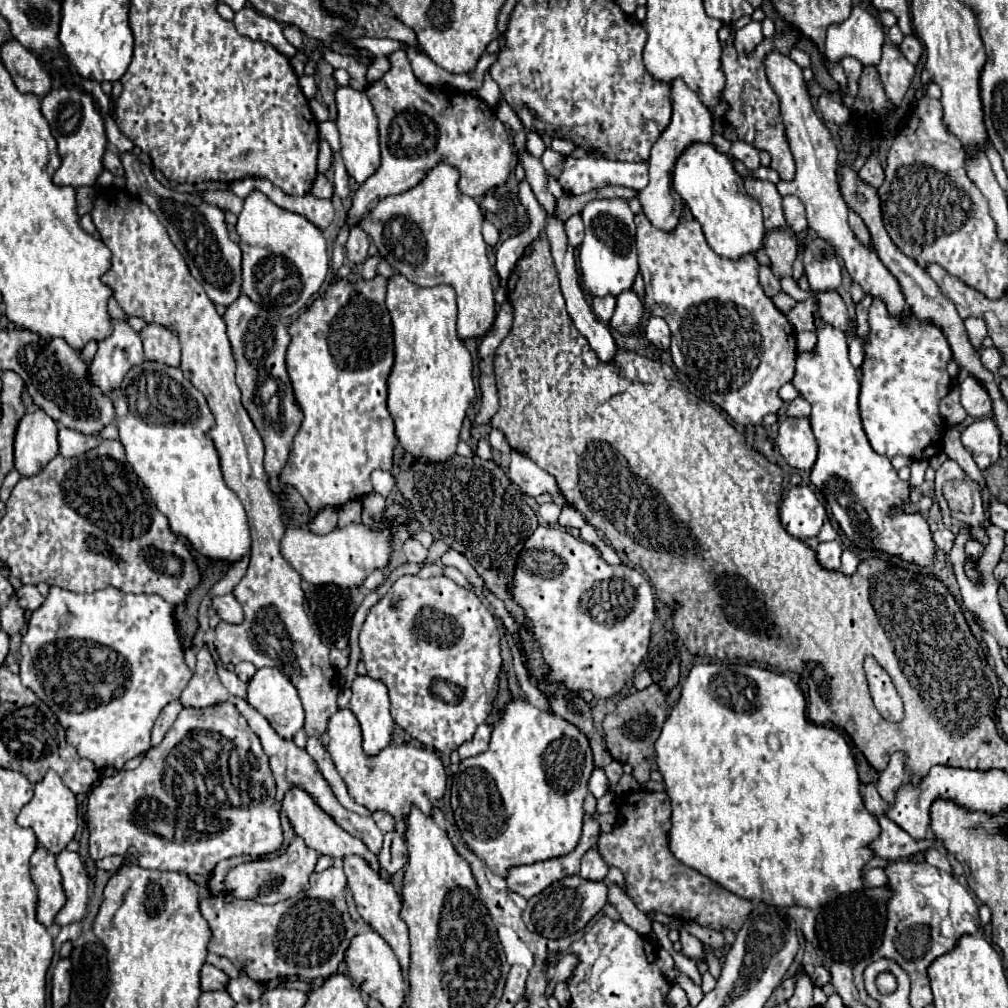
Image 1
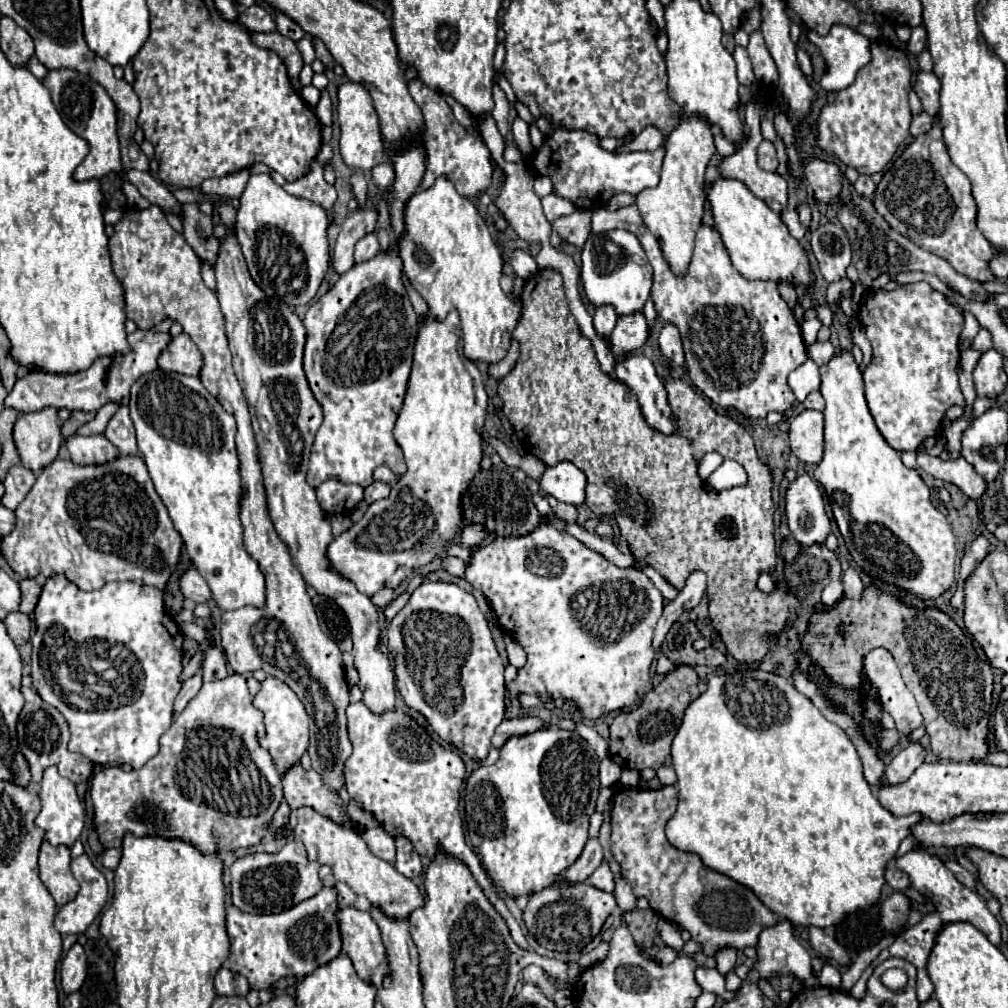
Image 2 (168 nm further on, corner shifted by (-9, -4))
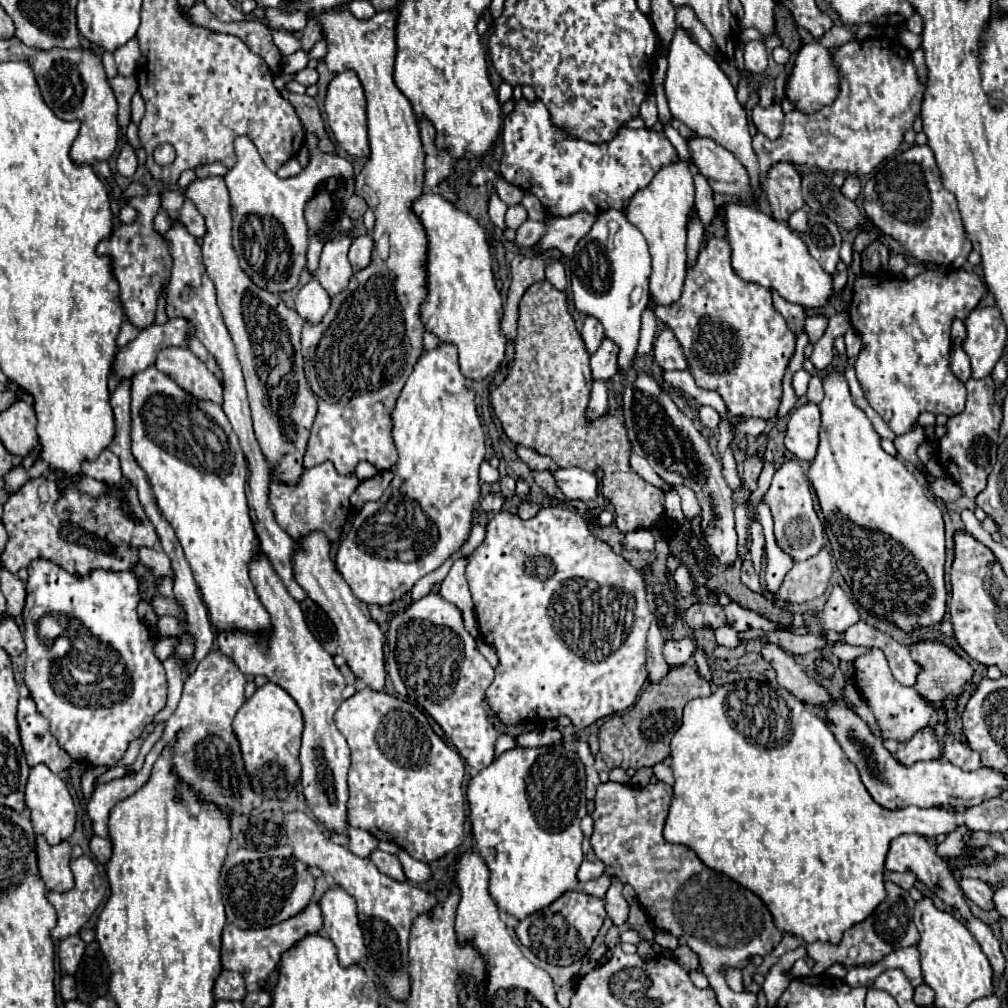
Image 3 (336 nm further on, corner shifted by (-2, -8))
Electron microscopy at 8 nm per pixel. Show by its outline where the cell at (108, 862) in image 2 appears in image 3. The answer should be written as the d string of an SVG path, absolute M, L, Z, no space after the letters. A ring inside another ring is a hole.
M93 836L93 838L91 838L91 852L95 854L95 858L97 858L101 864L107 864L109 858L111 858L111 840L109 840L109 838Z

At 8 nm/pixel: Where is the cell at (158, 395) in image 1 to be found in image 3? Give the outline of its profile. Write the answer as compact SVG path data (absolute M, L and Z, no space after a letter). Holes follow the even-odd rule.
M149 366L133 378L131 418L133 456L137 464L145 470L157 504L183 546L185 558L191 564L201 598L207 606L211 624L217 632L239 630L249 634L271 634L271 618L259 602L249 580L249 562L259 556L261 544L255 534L245 496L245 456L223 408L213 402L197 402L163 372L159 372L155 366Z

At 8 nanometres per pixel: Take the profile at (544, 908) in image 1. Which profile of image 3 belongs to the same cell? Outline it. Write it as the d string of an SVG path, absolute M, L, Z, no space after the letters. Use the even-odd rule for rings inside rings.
M571 890L557 898L551 906L521 920L515 932L521 944L527 946L537 958L553 966L569 966L573 962L579 962L587 954L593 938L603 926L605 916L605 902L601 898L593 898L585 892Z

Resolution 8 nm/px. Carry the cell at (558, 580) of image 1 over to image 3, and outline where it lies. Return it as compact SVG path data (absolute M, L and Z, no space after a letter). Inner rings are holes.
M563 504L541 506L529 520L521 520L511 512L497 512L487 524L483 544L469 554L465 574L479 632L499 660L495 680L485 692L485 702L503 724L567 716L581 730L599 718L633 706L647 680L645 636L651 624L651 610L645 598L645 582L621 554L591 534L587 520L577 510Z

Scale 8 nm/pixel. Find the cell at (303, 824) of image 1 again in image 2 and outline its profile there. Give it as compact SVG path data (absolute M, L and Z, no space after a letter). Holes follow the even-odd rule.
M308 806L292 810L290 826L294 828L296 838L304 842L310 860L332 866L334 878L338 882L346 882L356 894L364 894L370 900L370 904L382 908L388 916L408 918L412 910L424 904L424 896L418 892L416 884L410 878L402 876L390 862L374 856L356 830L338 826L336 822Z

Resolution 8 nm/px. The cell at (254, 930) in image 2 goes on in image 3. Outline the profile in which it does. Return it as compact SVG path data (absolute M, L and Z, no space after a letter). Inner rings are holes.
M309 904L301 914L275 924L271 928L259 928L259 930L239 930L233 924L227 924L223 930L223 946L221 946L221 966L225 970L235 970L243 976L247 990L257 992L265 986L269 974L277 968L281 954L289 950L295 942L299 942L303 936L311 932L319 932L323 928L321 910L317 904Z

